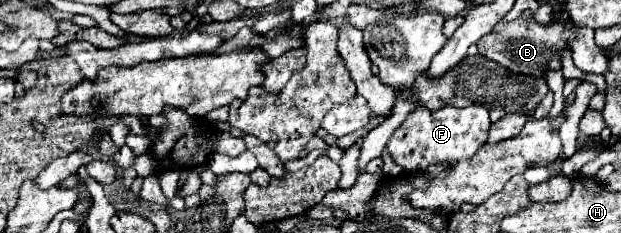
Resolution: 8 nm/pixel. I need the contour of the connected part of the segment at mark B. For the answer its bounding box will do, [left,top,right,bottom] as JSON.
[479,18,565,76]

